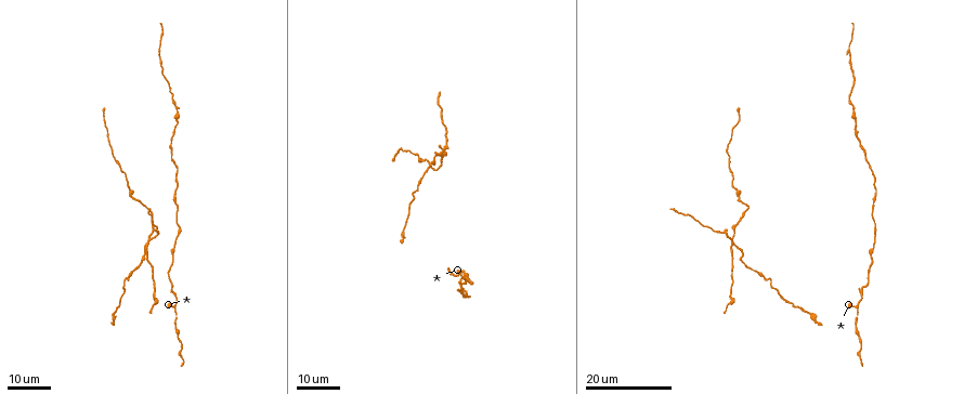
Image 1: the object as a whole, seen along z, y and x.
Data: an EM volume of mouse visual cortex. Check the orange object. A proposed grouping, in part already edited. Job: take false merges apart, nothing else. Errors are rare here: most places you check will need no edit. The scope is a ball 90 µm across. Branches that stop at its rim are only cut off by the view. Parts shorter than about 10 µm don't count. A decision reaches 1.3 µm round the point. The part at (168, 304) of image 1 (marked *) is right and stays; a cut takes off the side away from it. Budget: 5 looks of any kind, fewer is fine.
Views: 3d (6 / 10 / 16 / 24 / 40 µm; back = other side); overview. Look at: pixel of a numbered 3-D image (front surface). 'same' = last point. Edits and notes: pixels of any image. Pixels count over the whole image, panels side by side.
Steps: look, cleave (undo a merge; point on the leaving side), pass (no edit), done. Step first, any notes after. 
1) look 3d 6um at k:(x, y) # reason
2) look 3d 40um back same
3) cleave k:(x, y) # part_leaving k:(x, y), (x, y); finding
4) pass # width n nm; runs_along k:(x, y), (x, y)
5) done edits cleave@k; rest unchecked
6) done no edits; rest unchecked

look 3d 24um at 1:(873, 249) # calibre changes

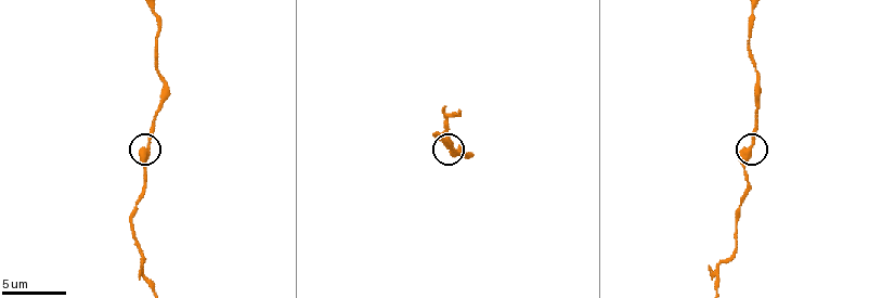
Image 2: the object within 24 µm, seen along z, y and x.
look 3d 10um at 2:(751, 143)

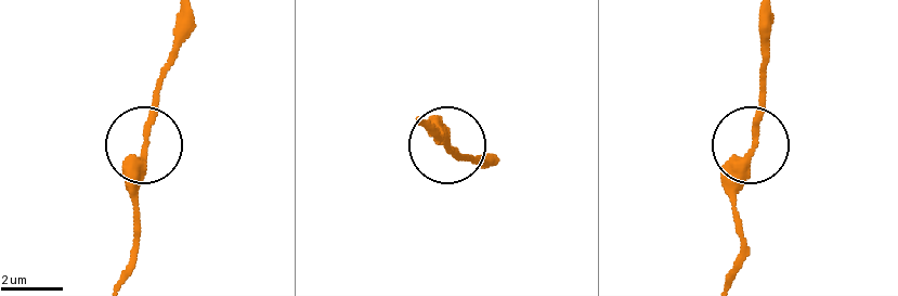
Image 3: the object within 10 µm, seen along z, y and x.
pass # width 260 nm; runs_along 3:(121, 277), (132, 253), (132, 167), (163, 69); all the same cell

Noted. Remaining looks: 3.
look 3d 24um at 1:(857, 308) # three arms meet

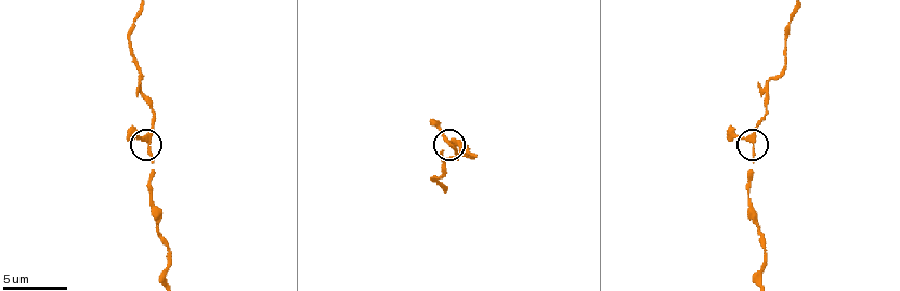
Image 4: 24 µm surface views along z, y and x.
look 3d 6um at 4:(149, 141)

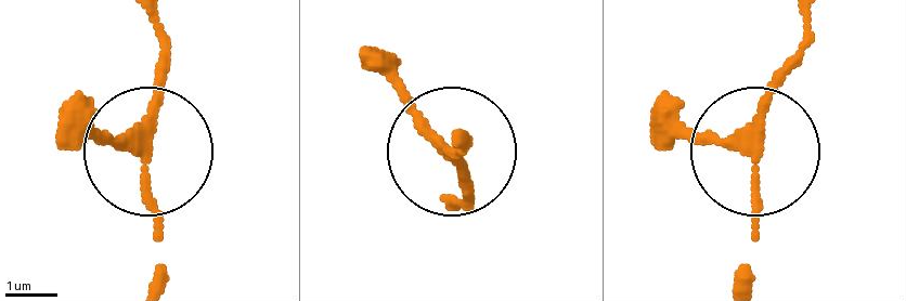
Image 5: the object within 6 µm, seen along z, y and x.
pass # runs_along 5:(365, 49), (468, 148); one cell here

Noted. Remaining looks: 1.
done no edits; rest unchecked

